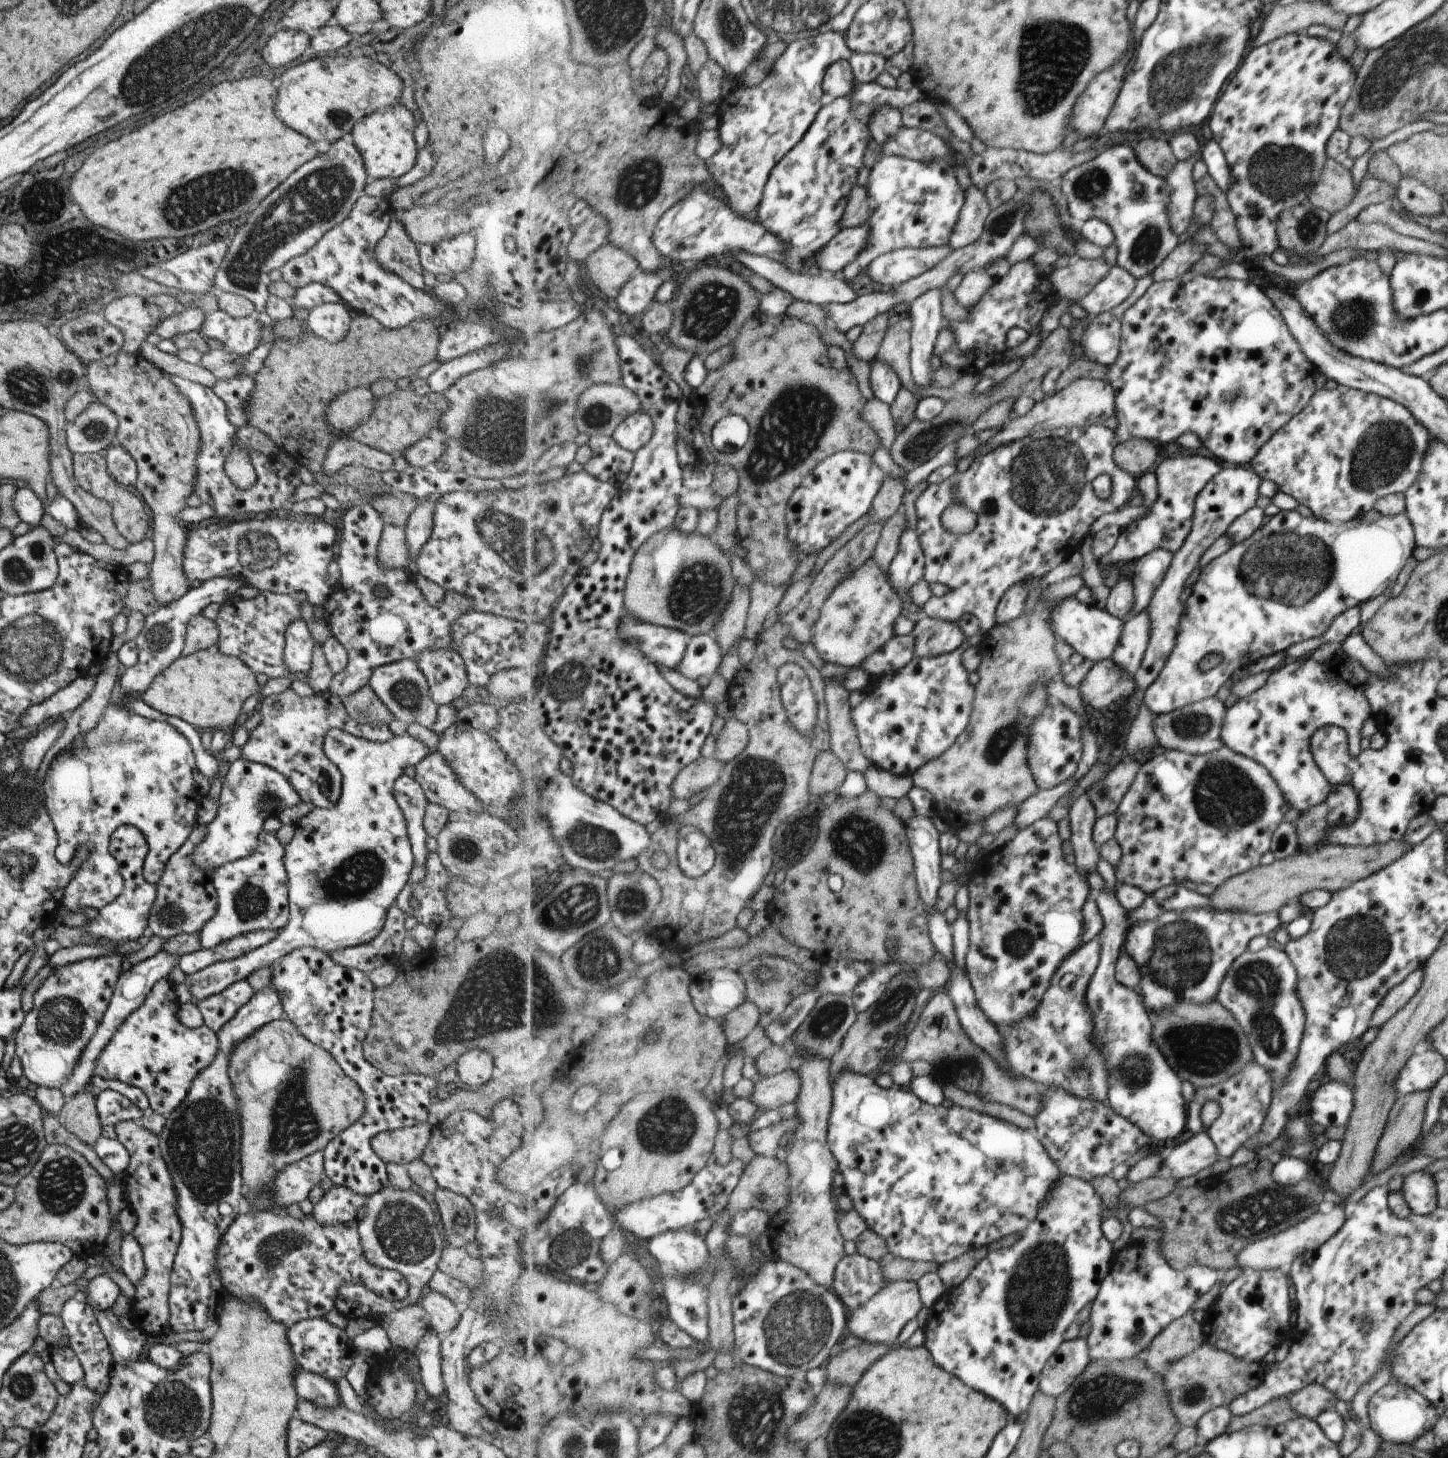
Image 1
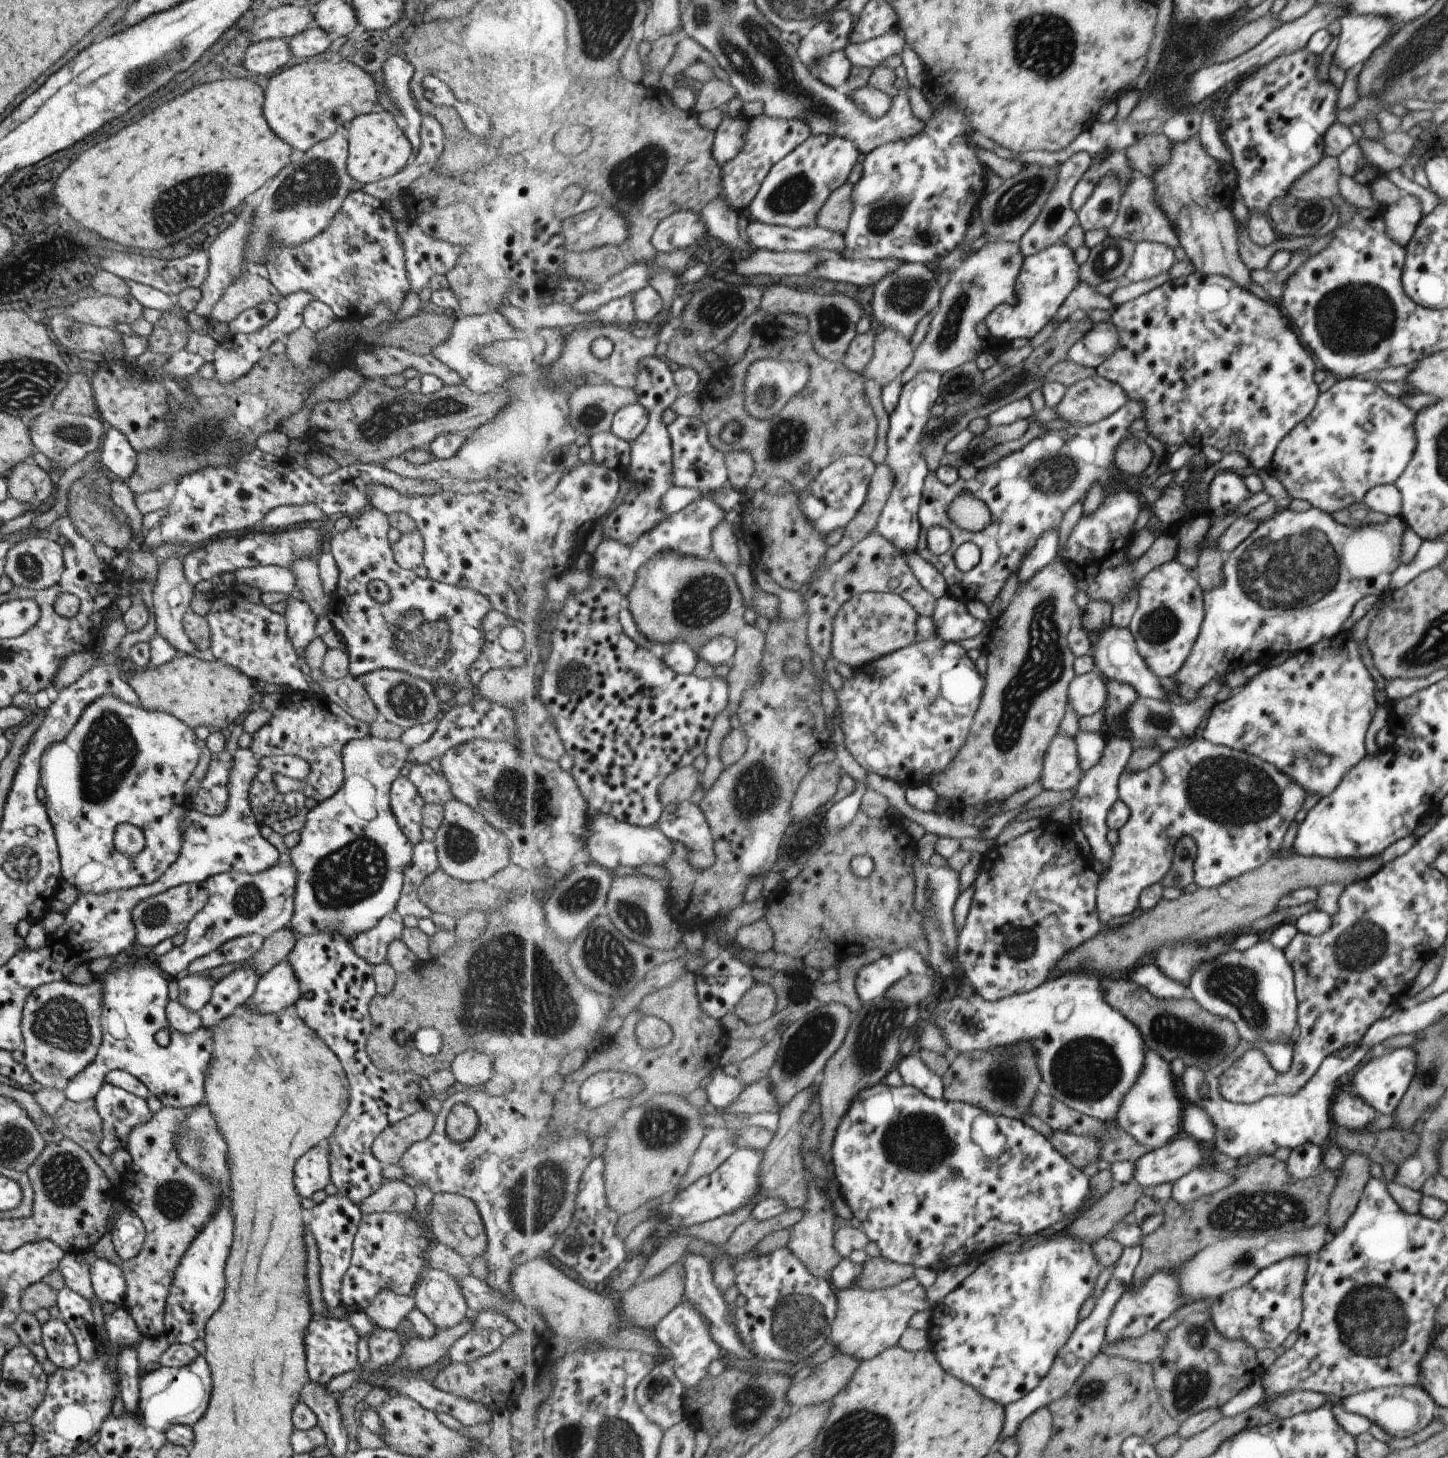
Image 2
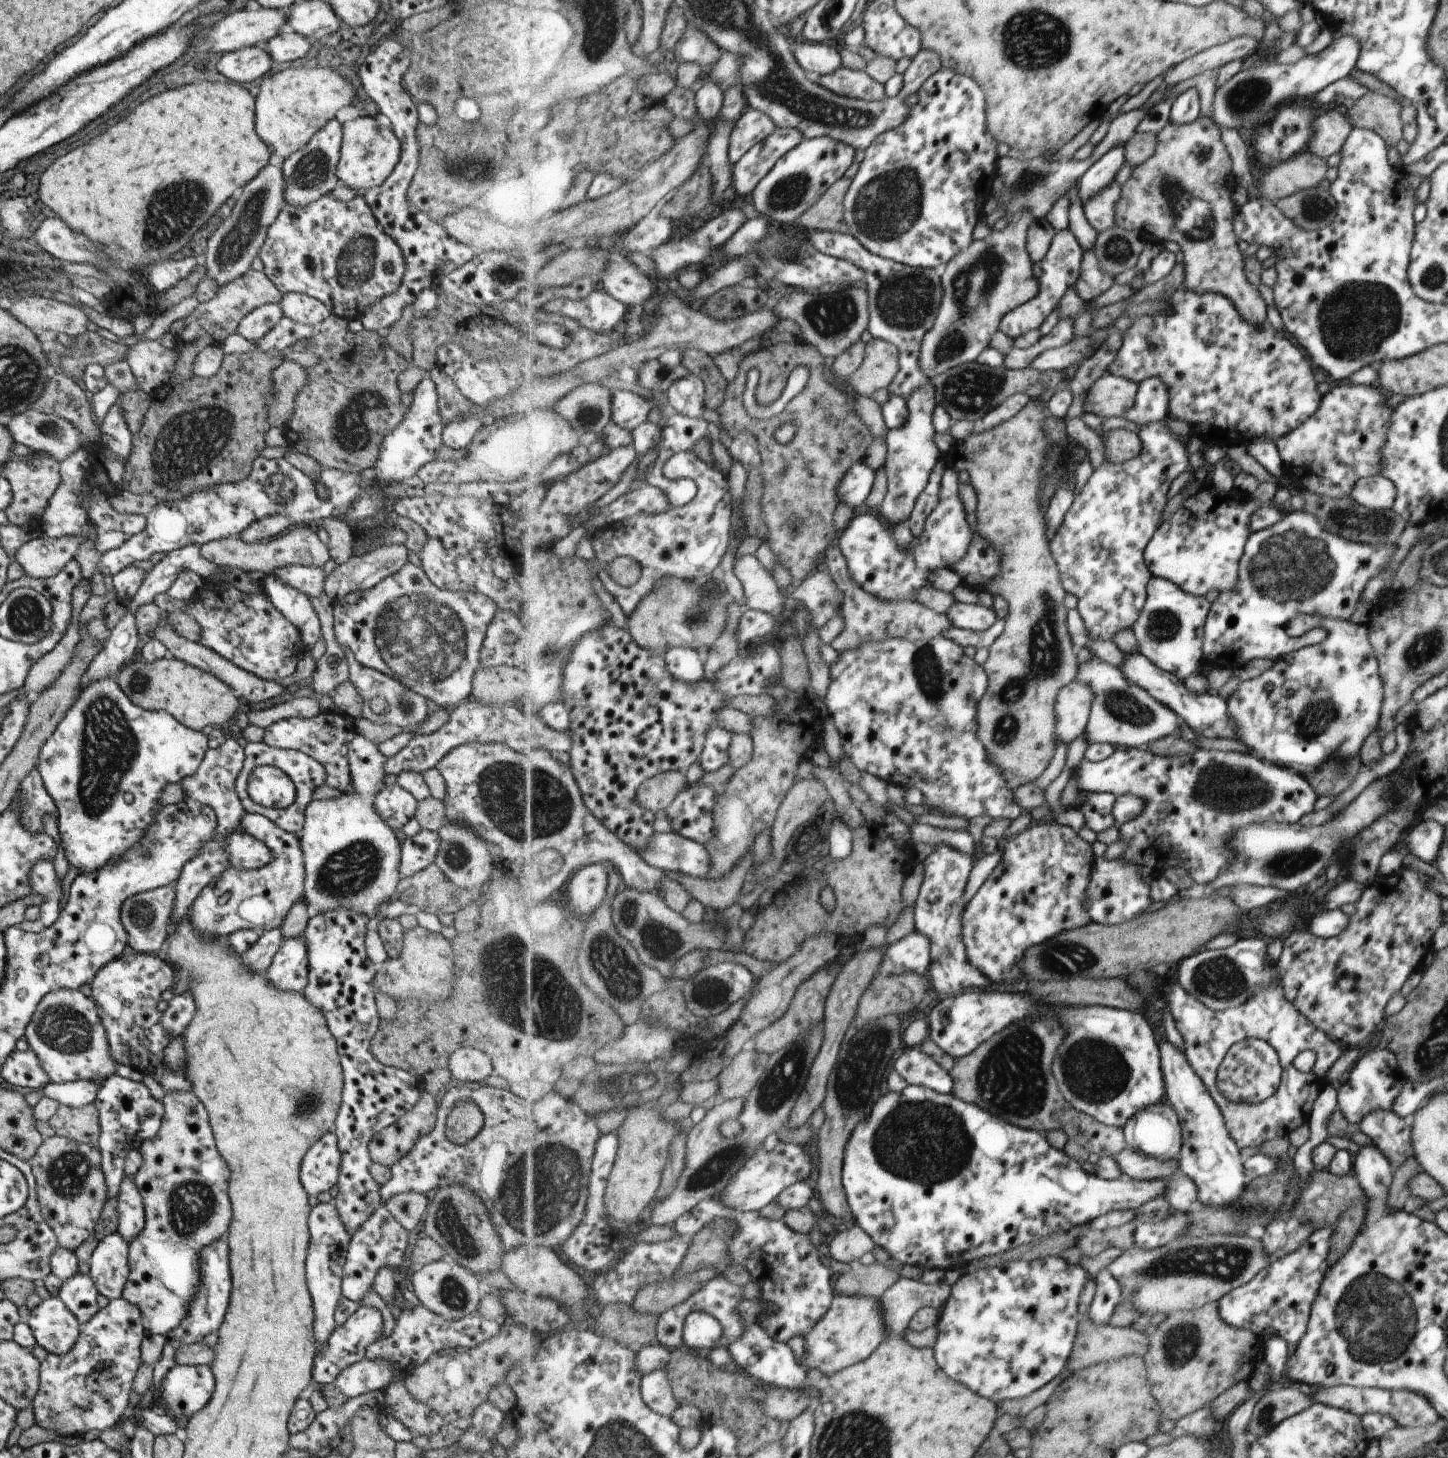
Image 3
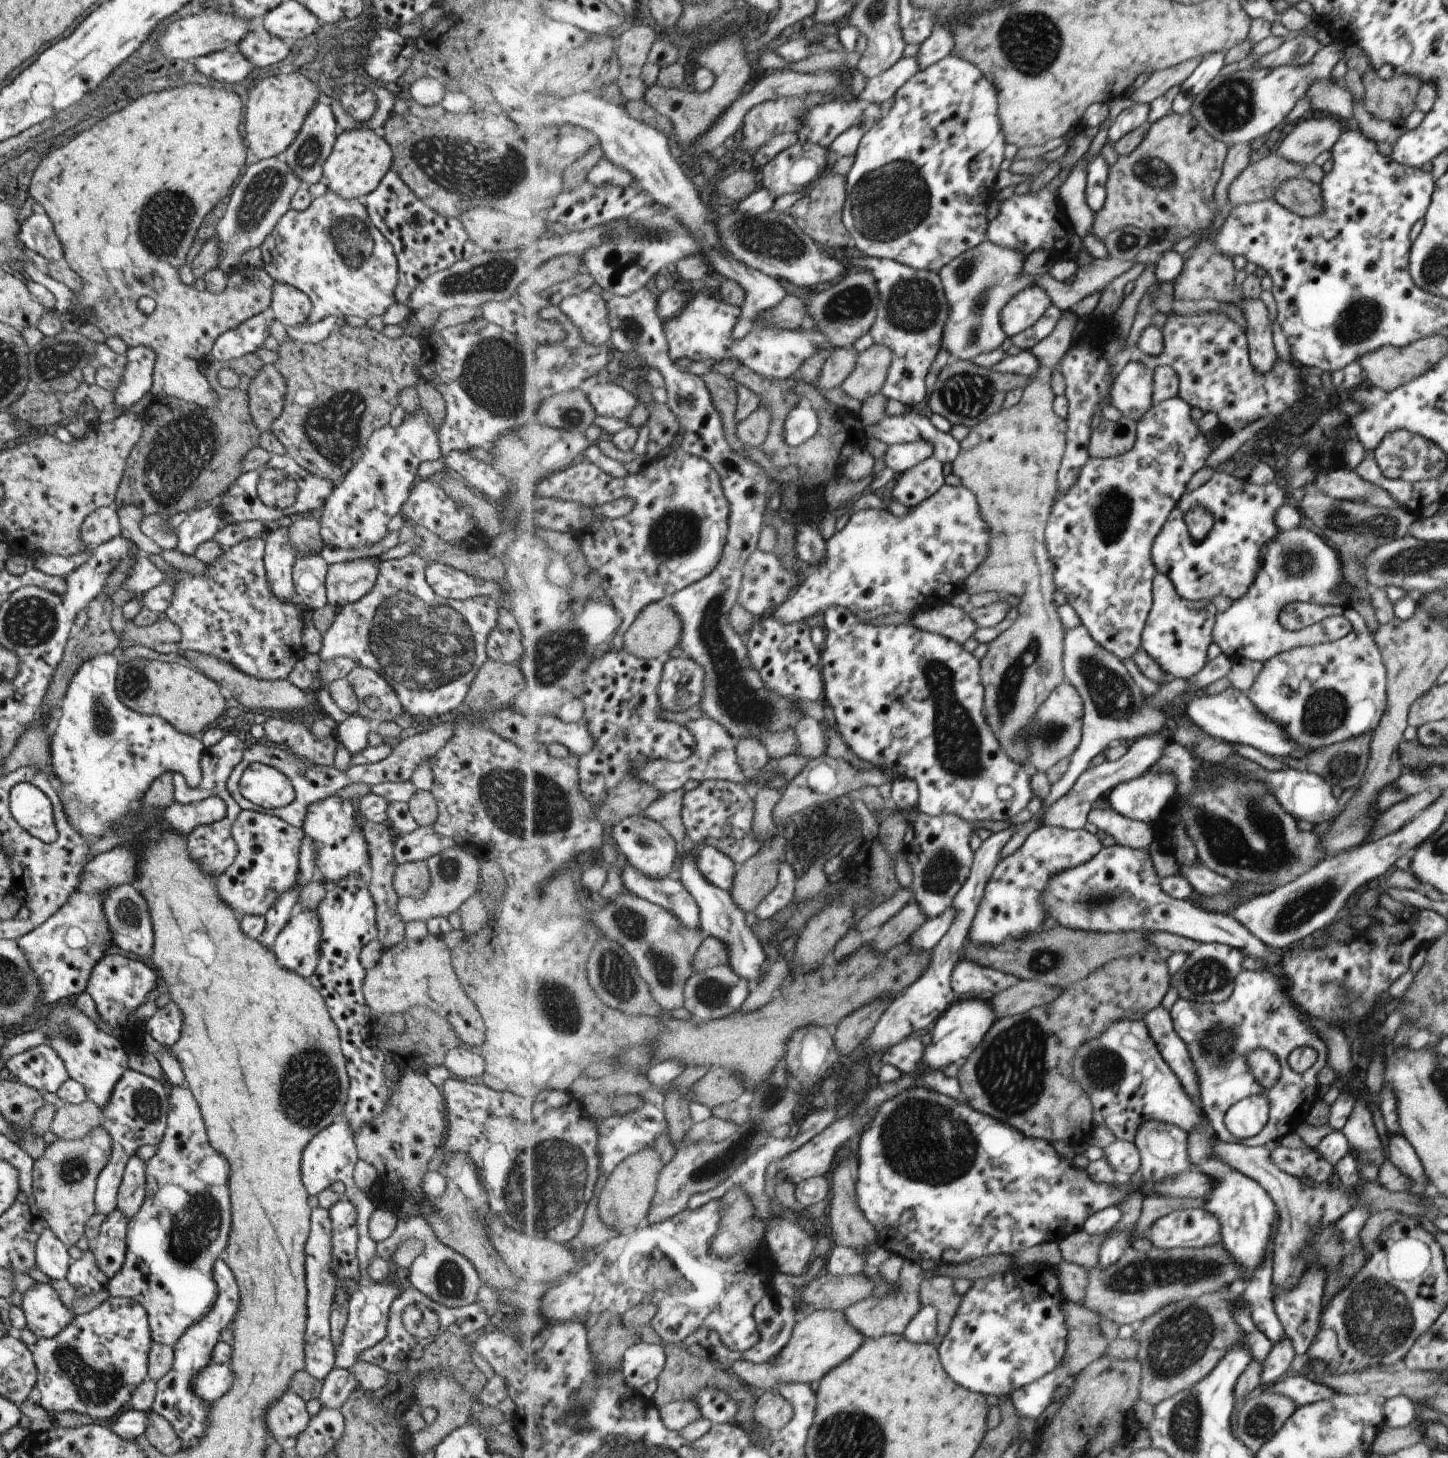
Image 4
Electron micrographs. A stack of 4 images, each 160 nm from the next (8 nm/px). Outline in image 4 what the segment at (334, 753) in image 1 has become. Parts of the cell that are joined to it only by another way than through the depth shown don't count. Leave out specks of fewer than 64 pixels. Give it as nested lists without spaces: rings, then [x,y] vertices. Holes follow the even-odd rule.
[[[353,714],[337,724],[335,734],[339,744],[343,745],[351,756],[368,746],[366,736],[373,727],[374,724],[365,717]],[[331,795],[312,802],[306,808],[301,830],[314,844],[314,877],[322,880],[328,890],[341,879],[369,871],[368,844],[354,821],[354,809],[349,799]],[[173,1001],[158,1008],[143,1024],[147,1034],[165,1048],[178,1039],[181,1025],[182,1012]]]

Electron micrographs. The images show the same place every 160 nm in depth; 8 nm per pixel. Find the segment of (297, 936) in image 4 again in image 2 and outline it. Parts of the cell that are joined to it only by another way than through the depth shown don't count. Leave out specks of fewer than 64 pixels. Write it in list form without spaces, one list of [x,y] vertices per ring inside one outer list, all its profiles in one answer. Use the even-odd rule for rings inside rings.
[[[281,961],[257,979],[255,990],[246,1000],[254,1013],[276,1013],[297,1000],[298,984],[289,963]]]

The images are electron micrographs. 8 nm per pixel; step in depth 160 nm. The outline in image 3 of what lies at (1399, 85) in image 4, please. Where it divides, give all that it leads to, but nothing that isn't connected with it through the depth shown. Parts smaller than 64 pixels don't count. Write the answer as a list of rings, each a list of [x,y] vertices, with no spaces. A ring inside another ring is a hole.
[[[1367,91],[1354,100],[1354,105],[1344,111],[1353,127],[1374,132],[1387,148],[1396,148],[1402,139],[1402,124],[1399,121],[1401,107],[1395,100],[1373,91]]]

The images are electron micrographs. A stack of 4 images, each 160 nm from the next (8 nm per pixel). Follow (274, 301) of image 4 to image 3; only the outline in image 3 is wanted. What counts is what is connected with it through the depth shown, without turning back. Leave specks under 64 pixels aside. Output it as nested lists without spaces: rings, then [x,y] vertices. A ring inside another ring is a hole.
[[[285,293],[278,302],[281,312],[294,323],[318,329],[325,318],[331,316],[329,309],[316,298],[303,293]]]

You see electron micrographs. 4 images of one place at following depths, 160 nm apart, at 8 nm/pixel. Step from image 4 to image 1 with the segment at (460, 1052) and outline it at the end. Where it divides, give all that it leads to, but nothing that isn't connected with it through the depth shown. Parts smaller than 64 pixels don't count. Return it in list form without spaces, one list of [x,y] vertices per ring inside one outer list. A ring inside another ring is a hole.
[[[469,1049],[458,1055],[453,1062],[457,1078],[467,1086],[480,1088],[491,1078],[493,1055],[483,1049]]]

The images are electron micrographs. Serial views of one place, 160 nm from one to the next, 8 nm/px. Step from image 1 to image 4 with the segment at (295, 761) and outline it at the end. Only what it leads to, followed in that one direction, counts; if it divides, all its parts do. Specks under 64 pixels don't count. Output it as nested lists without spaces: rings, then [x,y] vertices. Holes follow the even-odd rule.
[[[266,718],[262,722],[264,737],[273,744],[285,746],[286,750],[316,765],[331,767],[339,742],[336,734],[316,739],[302,721],[295,718]],[[251,763],[245,768],[238,789],[242,797],[264,809],[285,806],[294,797],[290,780],[277,769],[261,763]]]

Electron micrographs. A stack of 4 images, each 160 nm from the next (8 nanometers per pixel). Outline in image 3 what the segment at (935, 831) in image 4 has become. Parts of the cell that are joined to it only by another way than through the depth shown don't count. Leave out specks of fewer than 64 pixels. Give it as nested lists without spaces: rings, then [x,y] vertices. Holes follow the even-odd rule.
[[[939,845],[924,862],[924,881],[914,908],[915,930],[931,941],[930,974],[935,989],[944,996],[958,995],[967,988],[985,988],[992,983],[968,957],[964,943],[964,910],[967,902],[964,892],[974,867],[970,854]]]

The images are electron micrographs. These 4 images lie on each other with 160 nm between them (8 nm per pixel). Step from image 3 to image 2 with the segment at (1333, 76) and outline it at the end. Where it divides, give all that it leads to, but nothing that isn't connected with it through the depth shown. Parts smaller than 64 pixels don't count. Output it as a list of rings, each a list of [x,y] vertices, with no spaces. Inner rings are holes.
[[[1345,15],[1338,20],[1340,34],[1331,56],[1339,68],[1346,71],[1361,64],[1381,43],[1392,29],[1392,20],[1385,15]]]

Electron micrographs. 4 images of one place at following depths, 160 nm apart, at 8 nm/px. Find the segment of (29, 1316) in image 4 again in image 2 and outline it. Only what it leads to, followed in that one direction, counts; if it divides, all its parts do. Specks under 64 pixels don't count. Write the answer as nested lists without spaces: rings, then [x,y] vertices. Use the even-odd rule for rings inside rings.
[[[52,1318],[40,1326],[40,1345],[56,1369],[68,1369],[79,1361],[73,1335],[61,1318]]]

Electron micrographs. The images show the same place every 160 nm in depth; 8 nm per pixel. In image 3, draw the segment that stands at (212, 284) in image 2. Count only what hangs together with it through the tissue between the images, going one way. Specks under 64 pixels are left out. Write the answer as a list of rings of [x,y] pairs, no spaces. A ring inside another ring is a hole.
[[[265,165],[235,195],[235,204],[231,214],[225,218],[207,240],[202,257],[205,278],[209,278],[218,287],[229,284],[249,269],[251,260],[258,253],[265,231],[277,216],[279,208],[285,204],[282,197],[283,177],[277,166]]]

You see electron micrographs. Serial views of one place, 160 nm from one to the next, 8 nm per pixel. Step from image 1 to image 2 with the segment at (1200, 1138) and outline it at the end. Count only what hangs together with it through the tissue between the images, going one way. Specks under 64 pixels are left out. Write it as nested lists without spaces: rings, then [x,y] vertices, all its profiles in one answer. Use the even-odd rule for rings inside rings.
[[[1193,1137],[1174,1139],[1135,1163],[1135,1180],[1147,1190],[1162,1182],[1173,1184],[1189,1174],[1191,1169],[1198,1168],[1205,1156],[1206,1148],[1201,1141]]]

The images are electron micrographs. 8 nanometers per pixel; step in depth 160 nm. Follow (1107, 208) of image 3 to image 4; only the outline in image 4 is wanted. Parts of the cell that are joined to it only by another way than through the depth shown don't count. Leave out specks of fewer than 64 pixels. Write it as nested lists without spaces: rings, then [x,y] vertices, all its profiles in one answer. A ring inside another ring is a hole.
[[[1095,157],[1088,161],[1087,166],[1087,188],[1085,188],[1085,202],[1098,213],[1103,210],[1106,198],[1108,197],[1108,178],[1110,176],[1110,166],[1105,157]]]

